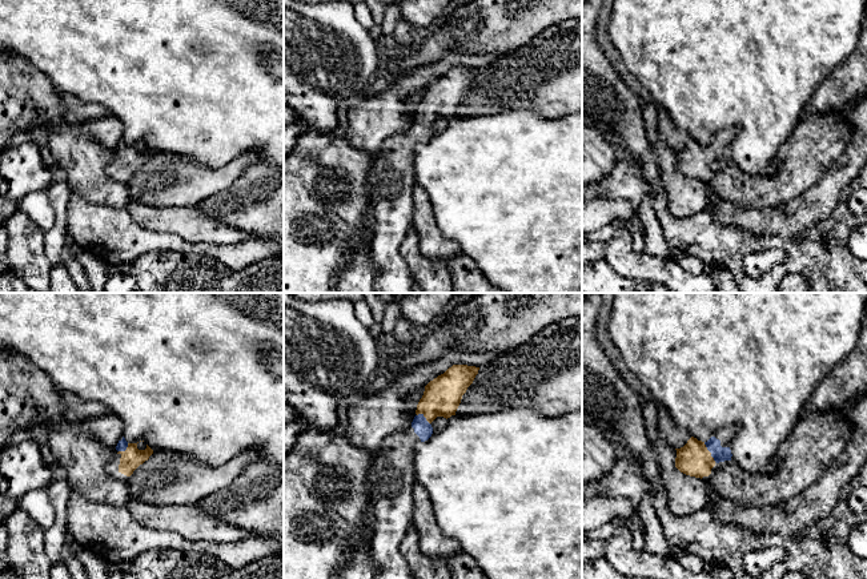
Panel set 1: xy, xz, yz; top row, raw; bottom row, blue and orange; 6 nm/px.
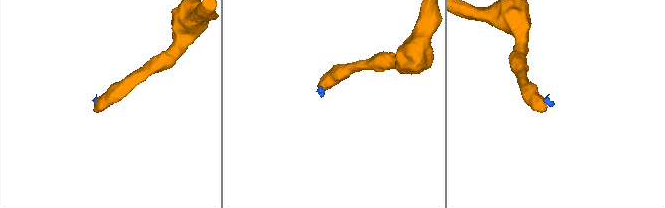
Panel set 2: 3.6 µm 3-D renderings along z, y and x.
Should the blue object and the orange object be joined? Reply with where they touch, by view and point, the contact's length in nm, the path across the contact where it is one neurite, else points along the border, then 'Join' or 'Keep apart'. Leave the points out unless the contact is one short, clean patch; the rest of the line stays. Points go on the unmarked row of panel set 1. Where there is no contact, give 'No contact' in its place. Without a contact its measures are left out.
Touches blue at yz (709, 152). Shared border 140 nm. Path across: yz (719, 156), (709, 152), (694, 161). Join

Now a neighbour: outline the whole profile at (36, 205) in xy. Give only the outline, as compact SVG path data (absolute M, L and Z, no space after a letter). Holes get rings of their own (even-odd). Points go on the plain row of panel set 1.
M47 189L33 192L17 201L19 210L27 213L31 220L47 233L55 224L55 209L49 201Z

